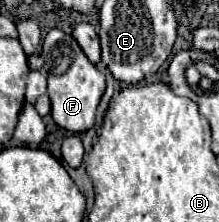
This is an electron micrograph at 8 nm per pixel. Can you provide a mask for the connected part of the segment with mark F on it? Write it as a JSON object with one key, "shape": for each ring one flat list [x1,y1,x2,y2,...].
{"shape":[[62,29,48,31,48,35,42,41,42,51,30,57,30,67,46,73,48,77,48,95,52,101,54,123,72,133,86,133,94,125,94,113,106,89,106,79,88,61,78,41]]}

